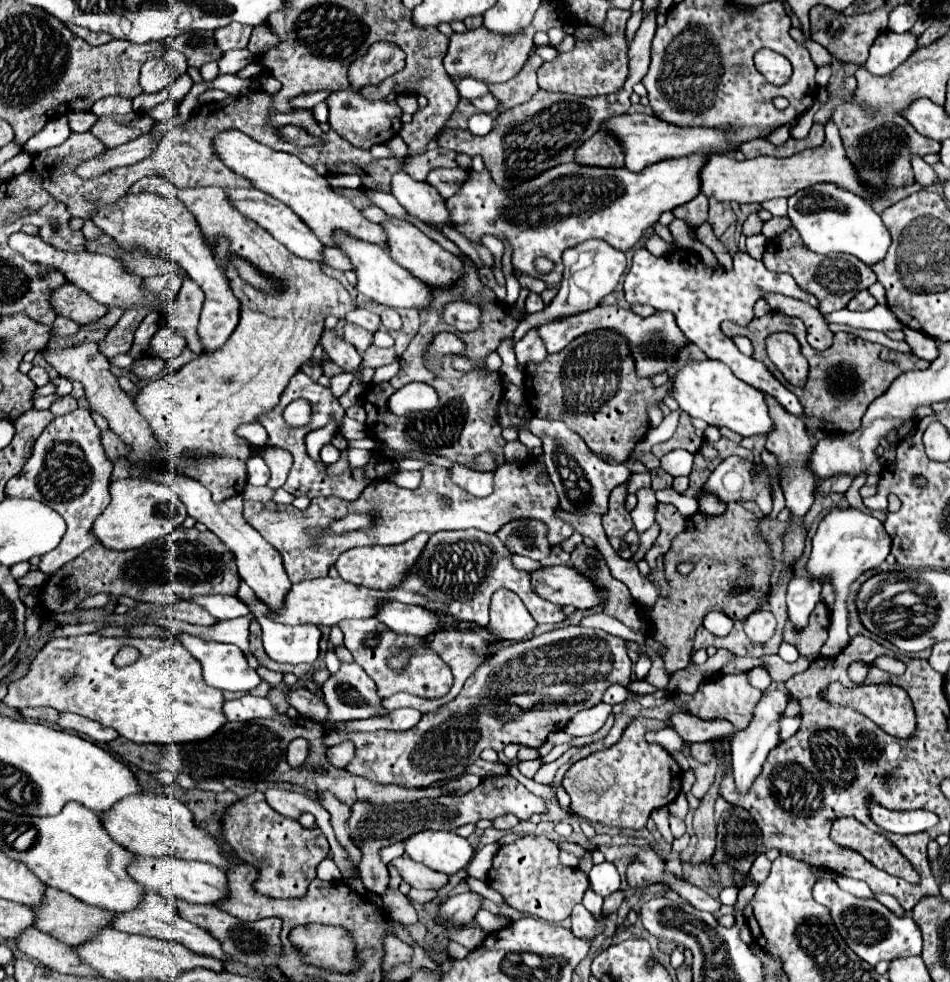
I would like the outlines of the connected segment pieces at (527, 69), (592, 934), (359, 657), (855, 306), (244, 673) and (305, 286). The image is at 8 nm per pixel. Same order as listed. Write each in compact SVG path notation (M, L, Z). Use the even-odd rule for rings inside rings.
M530 56L526 60L526 64L522 66L522 70L512 80L508 80L504 84L488 84L490 94L500 102L502 110L524 104L534 96L534 92L538 90L536 72L542 62L544 60L540 56Z
M582 904L574 906L570 918L572 918L572 932L574 932L574 936L594 940L604 930L604 924L596 922Z
M372 618L344 620L338 626L344 632L344 646L352 652L354 662L358 662L366 670L366 674L376 682L376 690L382 700L390 698L396 692L410 692L410 694L418 694L424 698L436 698L436 696L444 696L444 692L448 692L448 688L452 686L450 668L444 664L440 656L436 656L436 652L430 650L428 642L420 640L418 636L406 636L406 634L392 632L386 624L382 624L380 620L372 620ZM400 648L410 650L410 658L404 670L396 672L388 666L388 658L396 656Z
M862 290L862 292L858 292L852 300L850 300L850 304L848 304L848 310L870 310L870 308L874 308L876 306L876 300L872 298L872 294L868 292L868 290Z
M180 634L180 642L200 660L202 676L208 686L232 692L248 692L258 686L260 676L248 666L238 646L206 642L188 634Z
M224 188L178 190L178 200L182 204L186 204L186 208L196 216L204 236L208 236L208 240L210 240L212 252L216 252L218 238L230 240L226 260L224 260L226 278L230 280L230 286L232 286L232 290L236 292L236 298L242 304L242 312L240 312L242 316L240 316L240 324L232 332L230 340L224 342L216 352L204 352L202 356L184 364L178 372L172 372L172 374L160 378L160 380L146 384L140 390L134 404L140 410L140 414L150 422L156 438L164 446L164 456L154 460L154 464L160 470L184 472L184 476L192 476L194 480L200 480L210 490L212 498L216 502L222 502L230 496L242 494L242 490L246 486L244 460L248 460L248 452L252 452L250 444L244 442L242 438L238 438L234 434L234 430L242 424L256 422L260 414L272 410L274 404L278 404L278 398L284 392L288 380L300 370L302 364L310 362L312 352L314 352L318 338L322 334L326 316L338 316L342 320L350 310L356 308L356 304L338 280L334 280L334 278L330 278L322 272L320 264L298 258L288 248L284 248L278 240L274 240L270 236L270 232L260 228L248 216L240 214L232 206ZM230 256L250 262L260 274L280 282L280 292L268 296L260 288L254 288L252 284L242 280L238 276L238 270L230 262Z

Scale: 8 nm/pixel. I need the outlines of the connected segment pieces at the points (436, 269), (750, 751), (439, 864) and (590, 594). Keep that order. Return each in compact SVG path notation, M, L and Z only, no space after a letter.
M388 218L386 222L382 222L384 230L388 232L388 246L390 246L390 256L406 270L410 270L416 278L420 278L424 284L432 286L432 288L450 288L454 286L464 270L464 264L458 256L446 252L440 244L436 244L434 240L430 240L426 234L422 234L414 224L406 222L406 220L396 220L396 218Z
M782 690L764 692L760 696L760 700L756 702L750 724L732 736L732 740L730 740L732 768L734 768L734 780L736 780L736 786L740 792L746 792L752 786L752 780L756 780L756 776L760 774L760 768L762 768L768 752L780 744L780 724L778 722L786 710L786 704L788 704L788 692L782 692Z
M418 832L406 840L406 854L428 868L444 874L456 874L472 860L470 842L454 832Z
M550 566L532 572L532 588L548 602L562 606L572 604L582 610L600 606L604 602L604 590L570 566Z

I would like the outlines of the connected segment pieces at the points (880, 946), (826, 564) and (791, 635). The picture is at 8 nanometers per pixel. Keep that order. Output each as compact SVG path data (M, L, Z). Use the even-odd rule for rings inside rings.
M824 876L822 880L816 882L814 900L830 908L832 920L840 936L844 936L844 942L854 950L854 954L858 954L870 966L876 966L882 960L892 962L896 958L921 955L922 934L912 916L896 916L894 912L890 912L886 906L882 906L878 900L872 898L870 900L856 898L850 892L840 890L832 876Z
M832 508L818 524L818 532L812 538L812 556L808 560L808 570L814 578L830 578L836 588L836 604L834 604L834 630L846 630L846 596L850 592L850 584L870 568L878 568L886 556L890 554L892 540L884 530L882 522L856 508ZM880 524L880 532L878 532Z
M820 602L816 612L812 614L810 626L796 636L796 632L792 632L792 628L786 628L786 640L792 640L798 646L800 656L806 658L818 658L820 656L820 648L824 646L826 638L828 638L828 626L830 626L830 610Z

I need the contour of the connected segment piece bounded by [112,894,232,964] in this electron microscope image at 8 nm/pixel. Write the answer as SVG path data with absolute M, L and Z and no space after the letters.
M146 894L144 904L136 910L136 912L126 912L126 914L116 914L114 924L116 930L120 932L128 932L128 934L140 934L140 936L152 936L152 938L162 938L162 940L176 940L182 942L186 948L190 948L196 954L204 954L204 956L212 956L222 960L224 964L230 964L230 956L222 950L220 940L216 940L210 932L206 932L204 928L184 920L178 912L172 900L160 896L160 894Z

